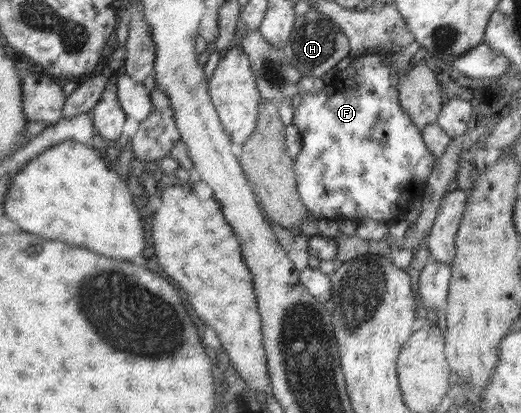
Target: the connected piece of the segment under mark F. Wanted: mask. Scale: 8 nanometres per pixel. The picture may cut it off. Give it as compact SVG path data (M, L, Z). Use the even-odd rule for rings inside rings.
M358 55L343 71L338 71L331 84L326 85L321 91L315 93L298 94L292 99L293 121L292 125L300 131L302 135L302 148L296 158L293 158L293 169L295 170L296 184L300 198L304 203L305 209L313 218L328 219L341 222L343 219L354 220L360 223L362 220L371 218L387 224L397 219L404 219L407 214L407 206L414 200L423 197L425 182L432 172L435 165L436 156L434 156L426 146L421 130L410 120L410 115L404 112L399 101L398 91L398 73L390 64L388 55Z

